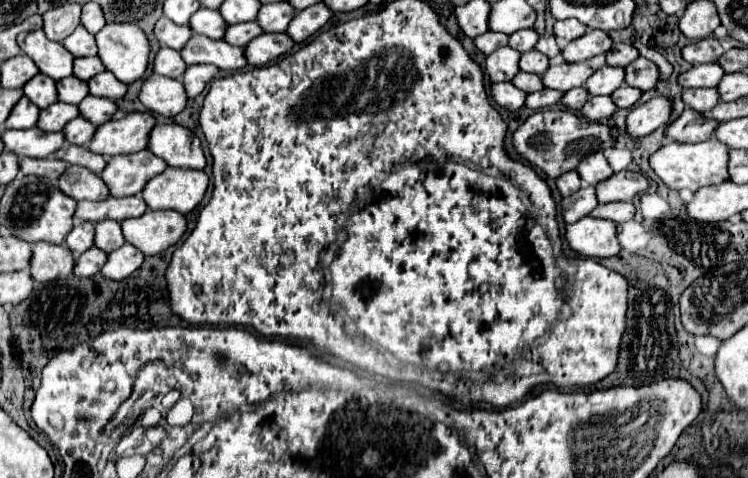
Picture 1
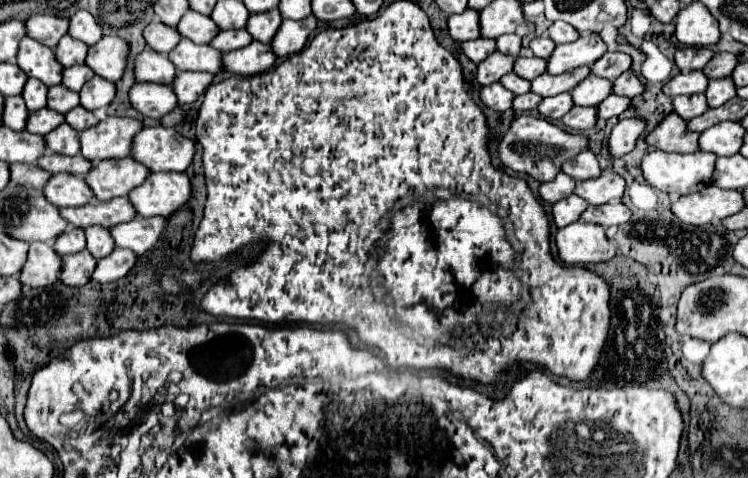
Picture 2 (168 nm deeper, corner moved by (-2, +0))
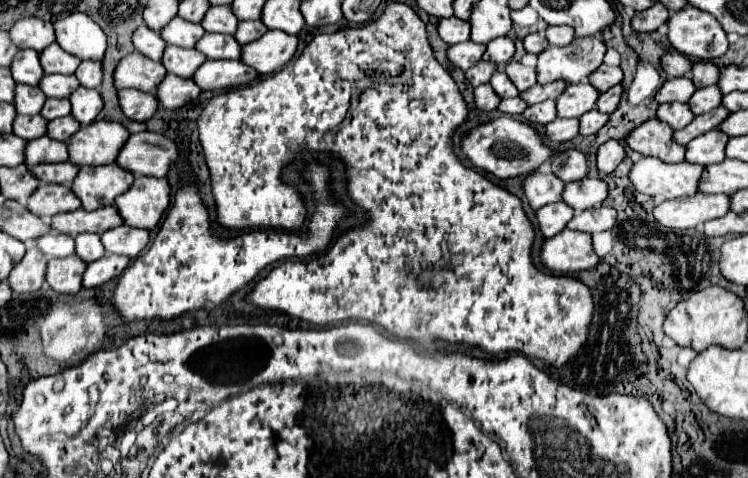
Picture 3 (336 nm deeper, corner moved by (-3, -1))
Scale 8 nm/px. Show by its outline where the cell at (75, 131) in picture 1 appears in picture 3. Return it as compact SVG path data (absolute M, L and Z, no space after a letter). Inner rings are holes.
M48 135L40 139L32 139L26 147L26 163L38 165L38 163L60 163L68 159L68 143L48 139Z

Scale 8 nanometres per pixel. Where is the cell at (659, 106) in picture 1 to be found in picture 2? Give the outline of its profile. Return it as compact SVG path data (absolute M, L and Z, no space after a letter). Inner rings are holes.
M639 118L621 120L609 136L609 154L613 158L621 158L629 154L635 148L635 140L643 130L645 130L645 122Z

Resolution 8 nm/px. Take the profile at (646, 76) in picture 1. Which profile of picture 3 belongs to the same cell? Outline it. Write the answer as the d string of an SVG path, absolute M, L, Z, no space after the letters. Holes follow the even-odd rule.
M618 83L616 87L608 89L606 93L602 93L602 95L598 97L598 103L596 103L598 111L602 111L602 113L612 113L612 111L618 107L618 103L620 103L622 93L624 93L624 87L622 87L620 83Z

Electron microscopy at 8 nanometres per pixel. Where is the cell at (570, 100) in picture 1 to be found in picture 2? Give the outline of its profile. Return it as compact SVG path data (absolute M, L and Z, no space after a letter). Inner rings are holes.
M559 94L559 96L543 98L543 102L537 106L537 112L547 120L559 120L563 114L567 114L571 110L571 106L573 106L571 96Z

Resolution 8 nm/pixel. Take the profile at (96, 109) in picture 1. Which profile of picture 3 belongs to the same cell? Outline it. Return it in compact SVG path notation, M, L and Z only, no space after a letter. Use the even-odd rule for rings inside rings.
M72 115L60 117L56 121L48 123L48 135L52 139L60 139L60 141L68 141L70 135L74 135L80 129L80 123L76 123L76 119L72 119Z

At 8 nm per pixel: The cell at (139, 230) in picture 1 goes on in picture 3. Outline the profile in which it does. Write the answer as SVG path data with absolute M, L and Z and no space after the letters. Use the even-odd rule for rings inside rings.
M120 225L120 227L108 229L106 233L102 233L102 243L106 247L106 253L126 255L134 259L148 245L148 237L150 237L148 229Z

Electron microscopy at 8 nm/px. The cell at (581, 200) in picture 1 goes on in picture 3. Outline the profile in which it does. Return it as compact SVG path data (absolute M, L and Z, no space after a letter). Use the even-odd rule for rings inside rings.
M564 201L550 203L550 205L536 211L536 217L538 217L538 223L540 223L544 237L554 237L562 229L566 229L572 215L574 215L574 209L568 207Z

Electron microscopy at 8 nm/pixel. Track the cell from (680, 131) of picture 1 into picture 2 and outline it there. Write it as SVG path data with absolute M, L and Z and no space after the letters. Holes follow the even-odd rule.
M667 114L655 130L645 136L645 142L663 152L679 152L689 154L699 148L699 134L687 134L687 124L677 114Z

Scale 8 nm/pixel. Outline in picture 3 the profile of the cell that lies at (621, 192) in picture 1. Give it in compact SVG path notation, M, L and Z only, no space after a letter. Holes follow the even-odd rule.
M580 179L568 183L562 193L562 201L566 201L574 211L592 209L594 205L602 205L608 199L608 183L602 179Z

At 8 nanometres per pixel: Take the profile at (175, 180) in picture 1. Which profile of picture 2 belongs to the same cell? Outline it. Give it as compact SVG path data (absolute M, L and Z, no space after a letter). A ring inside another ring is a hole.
M155 172L145 182L129 192L129 202L135 212L143 218L163 216L167 218L191 196L191 184L185 174L177 172Z

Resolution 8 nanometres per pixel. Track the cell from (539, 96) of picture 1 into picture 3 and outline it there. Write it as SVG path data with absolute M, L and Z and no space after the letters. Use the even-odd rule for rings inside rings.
M512 97L512 99L502 99L498 109L508 115L522 115L526 111L526 107L528 107L528 103L524 103L520 97Z

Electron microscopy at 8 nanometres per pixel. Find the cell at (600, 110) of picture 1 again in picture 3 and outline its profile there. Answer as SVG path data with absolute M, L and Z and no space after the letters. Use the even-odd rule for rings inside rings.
M558 117L558 119L554 119L552 123L546 125L546 135L556 143L574 139L578 135L578 131L580 131L580 121L578 119L560 119Z

